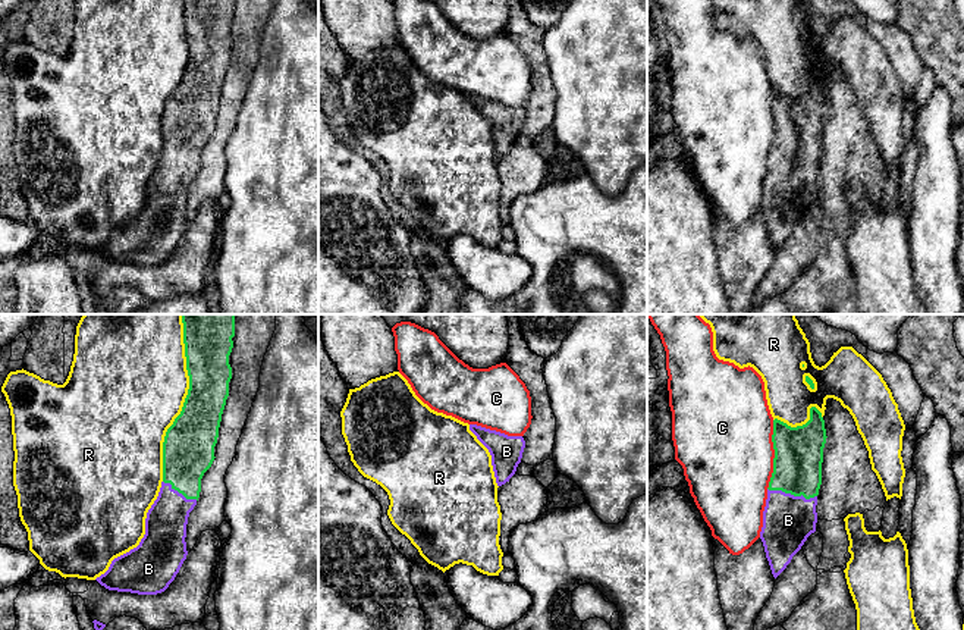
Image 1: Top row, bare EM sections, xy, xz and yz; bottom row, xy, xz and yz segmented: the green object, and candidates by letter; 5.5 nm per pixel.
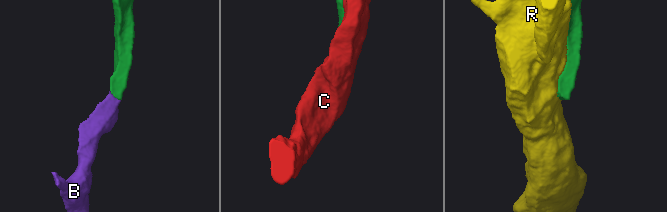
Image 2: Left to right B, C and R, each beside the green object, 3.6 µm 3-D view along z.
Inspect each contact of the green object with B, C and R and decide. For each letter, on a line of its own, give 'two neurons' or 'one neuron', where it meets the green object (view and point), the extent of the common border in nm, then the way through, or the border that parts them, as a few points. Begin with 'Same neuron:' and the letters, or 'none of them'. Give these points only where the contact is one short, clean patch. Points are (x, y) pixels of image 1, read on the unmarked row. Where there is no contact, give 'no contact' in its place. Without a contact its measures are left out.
Same neuron: B
B: one neuron; contact yz (793, 165); length 280 nm; way yz (798, 122), (793, 165), (788, 191)
C: two neurons; contact yz (775, 125); length 380 nm
R: two neurons; contact xy (184, 77); length 850 nm

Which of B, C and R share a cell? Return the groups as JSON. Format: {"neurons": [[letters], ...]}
{"neurons": [["B"], ["C"], ["R"]]}

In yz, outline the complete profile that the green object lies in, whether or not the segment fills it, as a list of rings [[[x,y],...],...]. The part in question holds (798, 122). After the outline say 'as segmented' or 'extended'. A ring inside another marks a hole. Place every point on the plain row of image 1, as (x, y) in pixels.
[[[816,78],[803,97],[773,91],[773,144],[760,210],[775,250],[816,203],[826,109],[825,91]]]; extended

